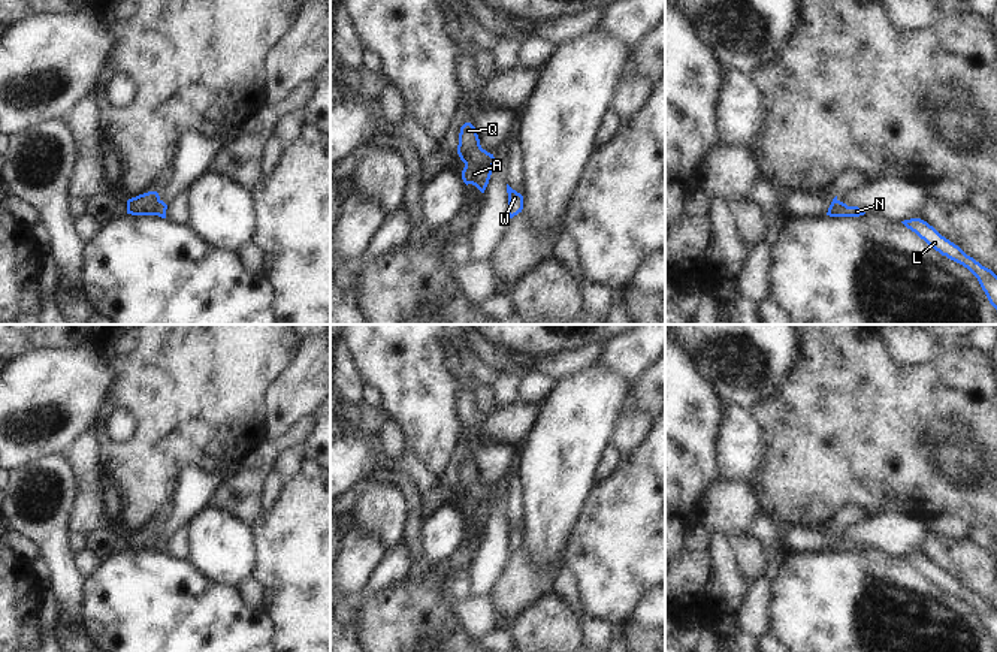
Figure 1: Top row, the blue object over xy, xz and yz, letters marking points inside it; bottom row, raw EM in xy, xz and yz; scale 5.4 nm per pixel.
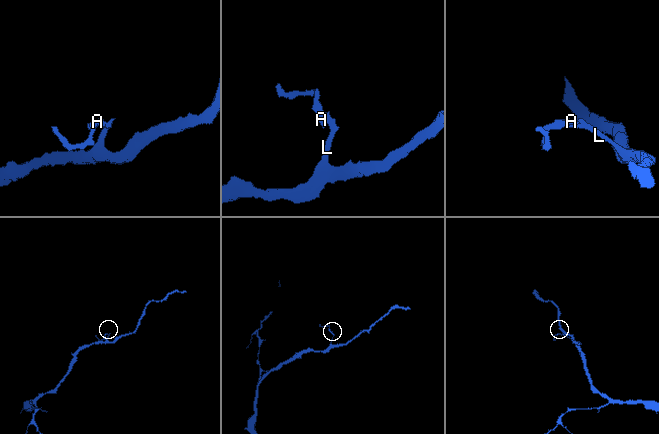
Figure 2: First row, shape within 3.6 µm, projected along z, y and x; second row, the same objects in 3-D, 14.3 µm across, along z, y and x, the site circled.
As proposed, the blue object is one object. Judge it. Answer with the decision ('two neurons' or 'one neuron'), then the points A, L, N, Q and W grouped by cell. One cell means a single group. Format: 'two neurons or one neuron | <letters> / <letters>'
two neurons | A Q / L N W

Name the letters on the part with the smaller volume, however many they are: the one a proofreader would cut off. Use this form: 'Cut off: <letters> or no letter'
Cut off: A, Q

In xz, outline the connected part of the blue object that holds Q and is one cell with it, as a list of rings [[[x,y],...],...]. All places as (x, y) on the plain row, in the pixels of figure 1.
[[[465,458],[460,462],[457,489],[465,498],[462,505],[463,517],[475,520],[484,528],[492,505],[493,505],[493,489],[481,483],[475,462],[471,458]]]

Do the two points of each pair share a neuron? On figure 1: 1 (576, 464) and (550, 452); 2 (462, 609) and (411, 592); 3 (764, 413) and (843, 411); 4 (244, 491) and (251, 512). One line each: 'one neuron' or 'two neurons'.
1: one neuron
2: two neurons
3: one neuron
4: one neuron

